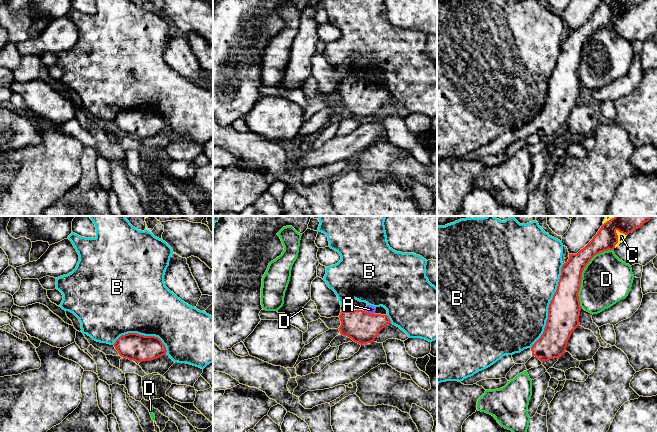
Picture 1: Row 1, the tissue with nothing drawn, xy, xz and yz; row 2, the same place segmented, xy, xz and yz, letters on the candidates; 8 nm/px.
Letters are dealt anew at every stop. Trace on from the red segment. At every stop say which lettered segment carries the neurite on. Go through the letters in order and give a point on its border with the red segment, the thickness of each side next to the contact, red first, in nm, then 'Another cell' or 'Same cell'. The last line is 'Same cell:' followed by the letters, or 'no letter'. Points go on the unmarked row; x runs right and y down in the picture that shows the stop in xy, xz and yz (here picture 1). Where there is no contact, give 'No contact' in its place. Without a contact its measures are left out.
A: Touches red at xz (368, 89). Thickness 260 nm (red) against 60 nm. Same cell
B: Touches red at yz (549, 82). Thickness 260 nm (red) against 480 nm. Another cell
C: Touches red at yz (617, 14). Thickness 180 nm (red) against 60 nm. Another cell
D: Touches red at yz (582, 47). Thickness 190 nm (red) against 400 nm. Another cell
Same cell: A

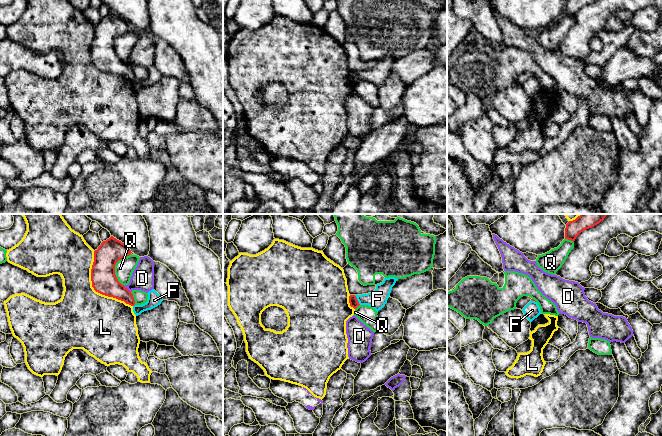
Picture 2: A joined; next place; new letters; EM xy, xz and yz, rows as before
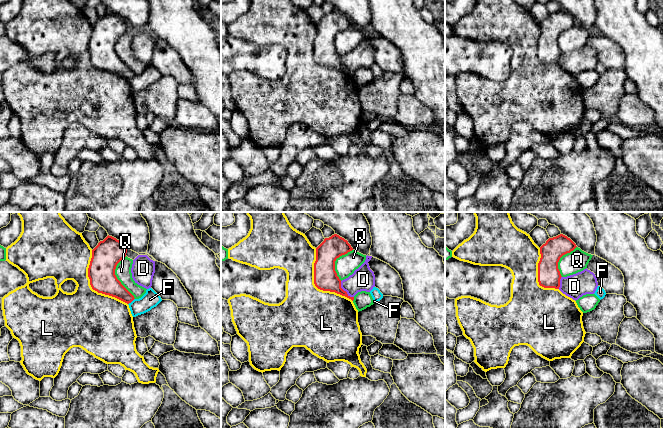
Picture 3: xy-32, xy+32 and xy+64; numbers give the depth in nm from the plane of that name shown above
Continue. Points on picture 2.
D: Touches red at xy (127, 65). Thickness 200 nm (red) against 180 nm. Another cell
F: Touches red at xz (357, 76). Thickness 70 nm (red) against 150 nm. Another cell
L: Touches red at xy (94, 65). Thickness 200 nm (red) against 480 nm. Another cell
Q: Touches red at xy (114, 44). Thickness 200 nm (red) against 150 nm. Another cell
Same cell: no letter

